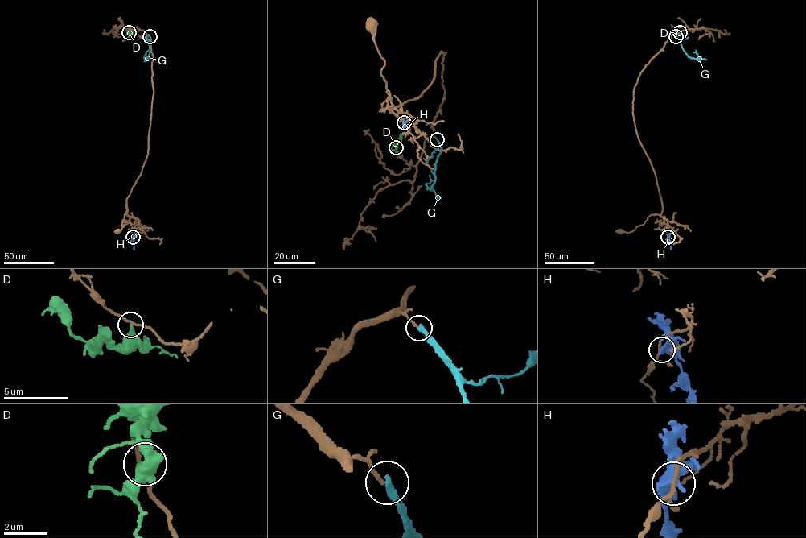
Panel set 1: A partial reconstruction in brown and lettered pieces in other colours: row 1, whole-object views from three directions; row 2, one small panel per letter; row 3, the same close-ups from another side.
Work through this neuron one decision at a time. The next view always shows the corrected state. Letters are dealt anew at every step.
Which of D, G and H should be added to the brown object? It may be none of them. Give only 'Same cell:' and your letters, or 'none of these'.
Same cell: none of these

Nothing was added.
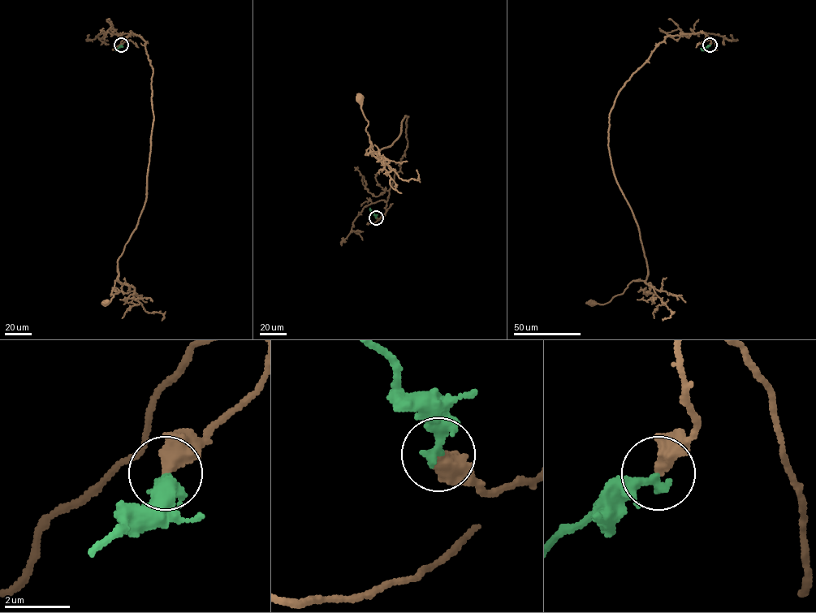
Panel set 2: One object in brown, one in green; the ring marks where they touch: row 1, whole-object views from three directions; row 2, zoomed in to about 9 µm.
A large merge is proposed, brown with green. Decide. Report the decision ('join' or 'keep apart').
join

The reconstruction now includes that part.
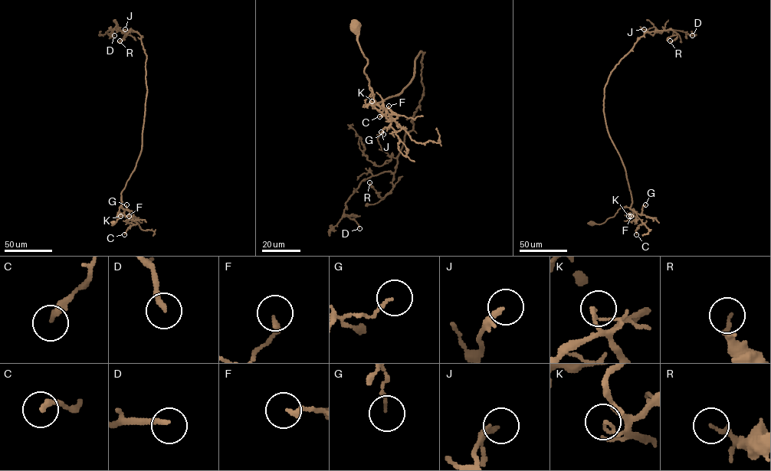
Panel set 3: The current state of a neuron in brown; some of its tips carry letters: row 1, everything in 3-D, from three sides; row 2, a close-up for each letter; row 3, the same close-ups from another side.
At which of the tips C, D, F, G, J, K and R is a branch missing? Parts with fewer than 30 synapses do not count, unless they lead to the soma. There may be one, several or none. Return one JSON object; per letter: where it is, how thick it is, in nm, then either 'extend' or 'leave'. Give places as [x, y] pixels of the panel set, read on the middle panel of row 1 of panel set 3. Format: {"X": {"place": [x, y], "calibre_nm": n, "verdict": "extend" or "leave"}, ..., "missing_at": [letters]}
{"C": {"place": [379, 116], "calibre_nm": 240, "verdict": "leave"}, "D": {"place": [359, 228], "calibre_nm": 200, "verdict": "extend"}, "F": {"place": [388, 106], "calibre_nm": 180, "verdict": "leave"}, "G": {"place": [383, 134], "calibre_nm": 100, "verdict": "leave"}, "J": {"place": [381, 132], "calibre_nm": 240, "verdict": "leave"}, "K": {"place": [372, 101], "calibre_nm": 90, "verdict": "leave"}, "R": {"place": [369, 182], "calibre_nm": 190, "verdict": "leave"}, "missing_at": ["D"]}

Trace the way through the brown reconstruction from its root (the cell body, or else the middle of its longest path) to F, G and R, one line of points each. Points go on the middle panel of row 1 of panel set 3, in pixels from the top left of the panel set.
F: (356, 27), (373, 99), (382, 109), (380, 112), (388, 106)
G: (356, 27), (358, 43), (367, 60), (364, 72), (373, 99), (391, 112), (390, 125), (383, 129), (383, 134)
R: (356, 27), (374, 107), (410, 82), (424, 53), (424, 95), (393, 188), (381, 197), (369, 182)

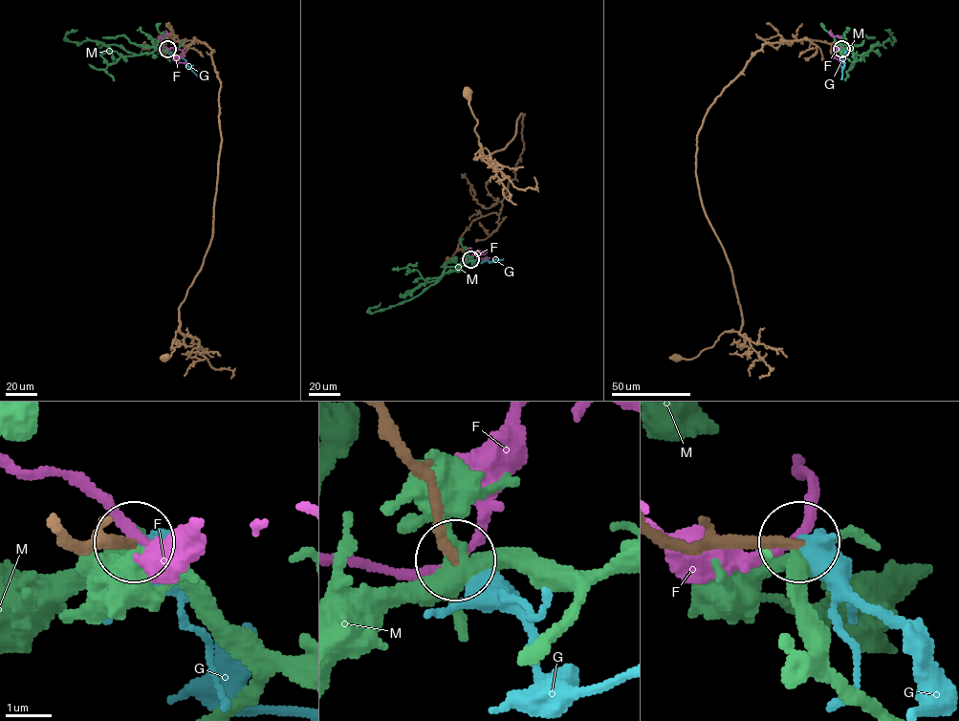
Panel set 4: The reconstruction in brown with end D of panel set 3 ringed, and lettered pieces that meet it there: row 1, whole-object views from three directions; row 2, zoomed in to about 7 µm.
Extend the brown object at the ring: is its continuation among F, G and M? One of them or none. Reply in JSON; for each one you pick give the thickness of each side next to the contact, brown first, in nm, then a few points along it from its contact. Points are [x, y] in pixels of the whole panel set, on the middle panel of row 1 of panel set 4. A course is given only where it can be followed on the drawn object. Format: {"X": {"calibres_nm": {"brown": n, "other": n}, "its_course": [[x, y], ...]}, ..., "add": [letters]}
{"G": {"calibres_nm": {"brown": 200, "other": 320}, "its_course": [[470, 259], [475, 264], [503, 258]]}, "add": ["G"]}

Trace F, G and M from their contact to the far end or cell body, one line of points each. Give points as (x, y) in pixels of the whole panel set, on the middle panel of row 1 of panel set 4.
F: (470, 259), (474, 252), (484, 251), (479, 257), (489, 257)
G: (470, 259), (475, 264), (503, 258)
M: (470, 259), (454, 271), (445, 273), (418, 295), (372, 313), (369, 311), (380, 302)

